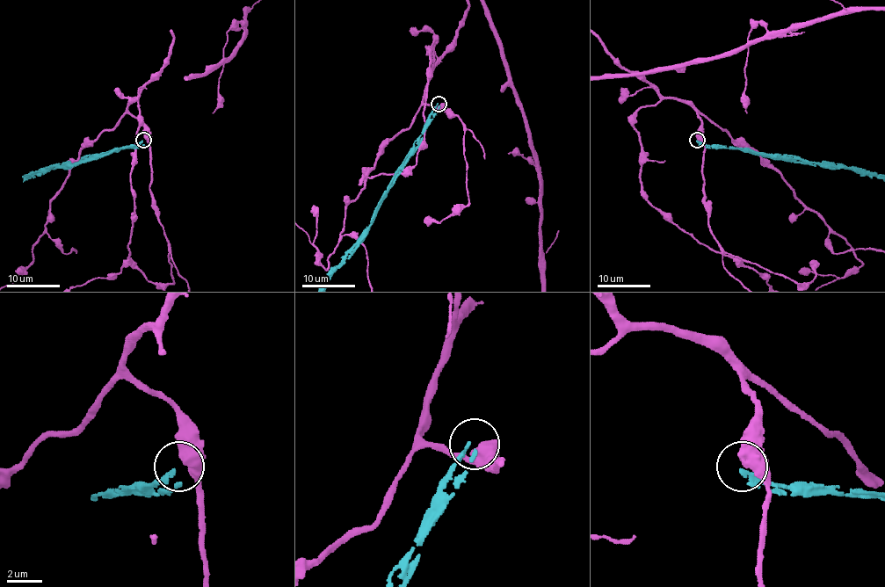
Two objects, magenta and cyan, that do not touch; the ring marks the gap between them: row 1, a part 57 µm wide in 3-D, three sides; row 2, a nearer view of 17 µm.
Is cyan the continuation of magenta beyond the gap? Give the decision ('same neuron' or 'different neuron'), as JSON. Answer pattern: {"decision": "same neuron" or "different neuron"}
{"decision": "different neuron"}

